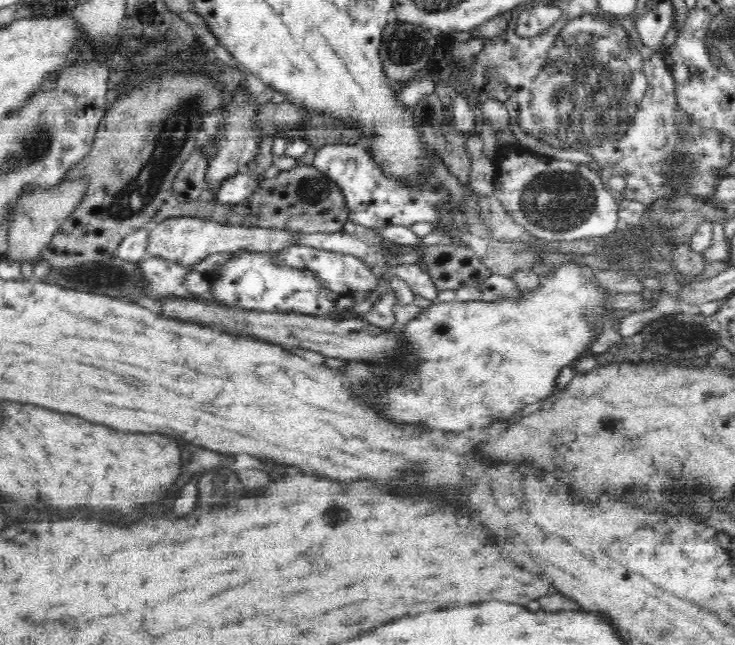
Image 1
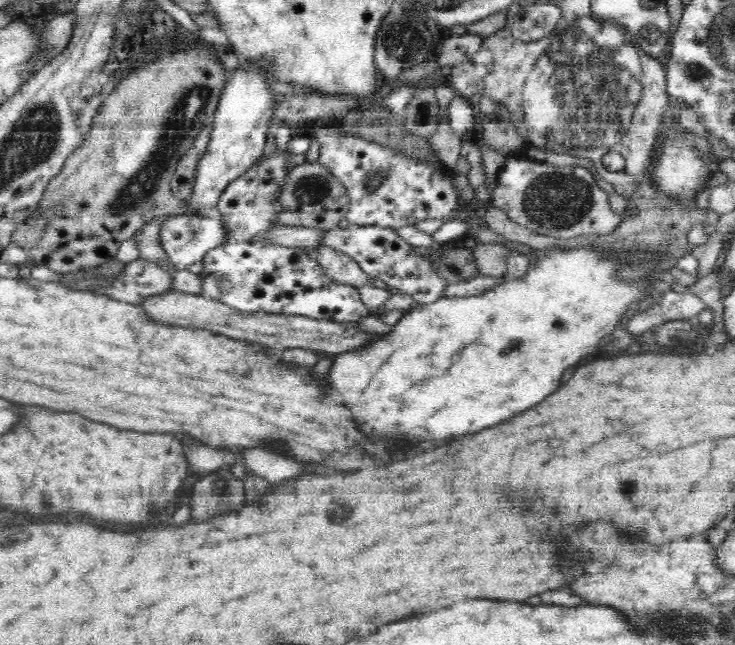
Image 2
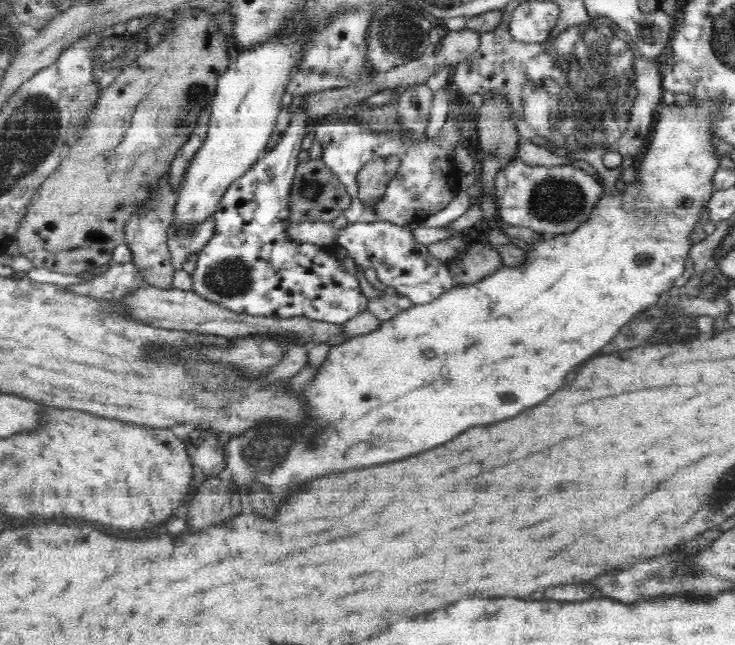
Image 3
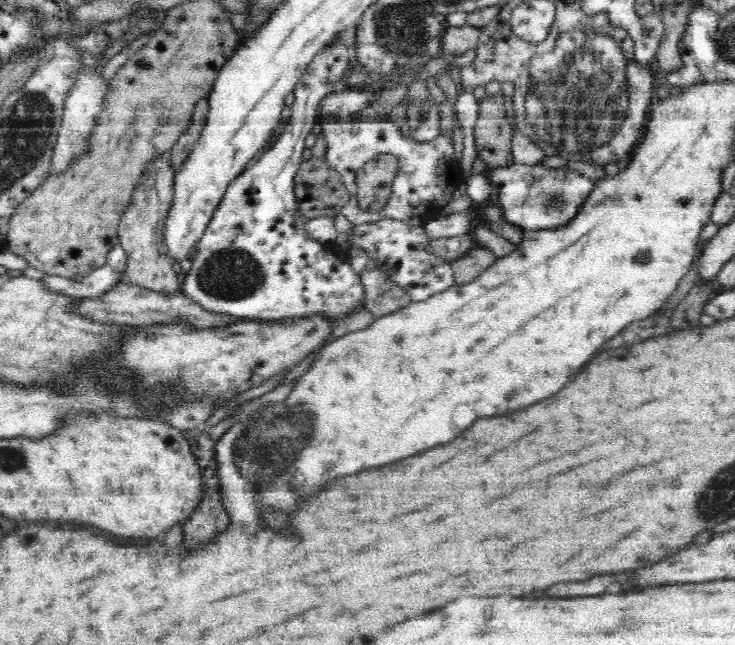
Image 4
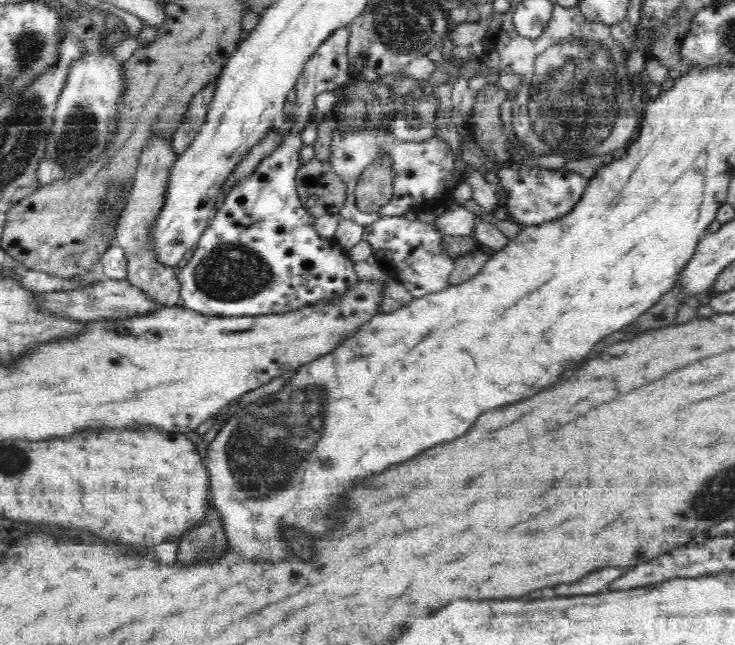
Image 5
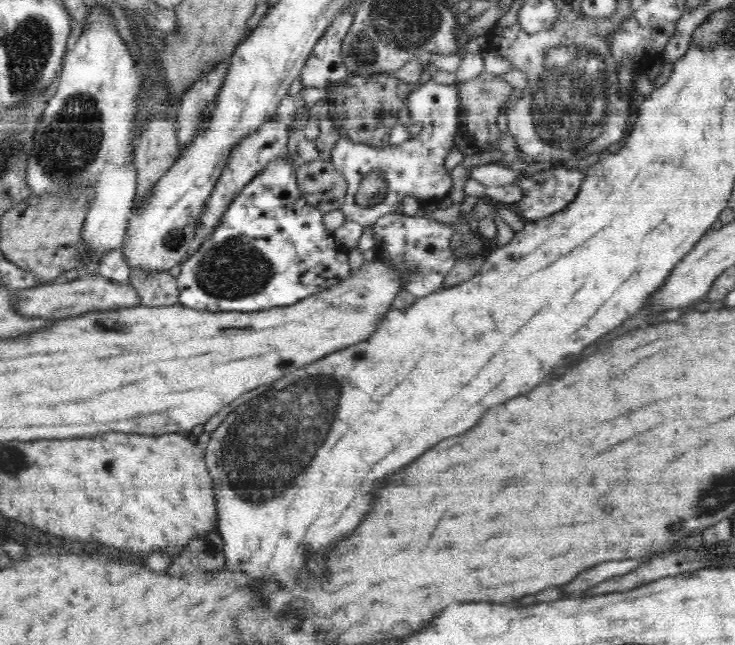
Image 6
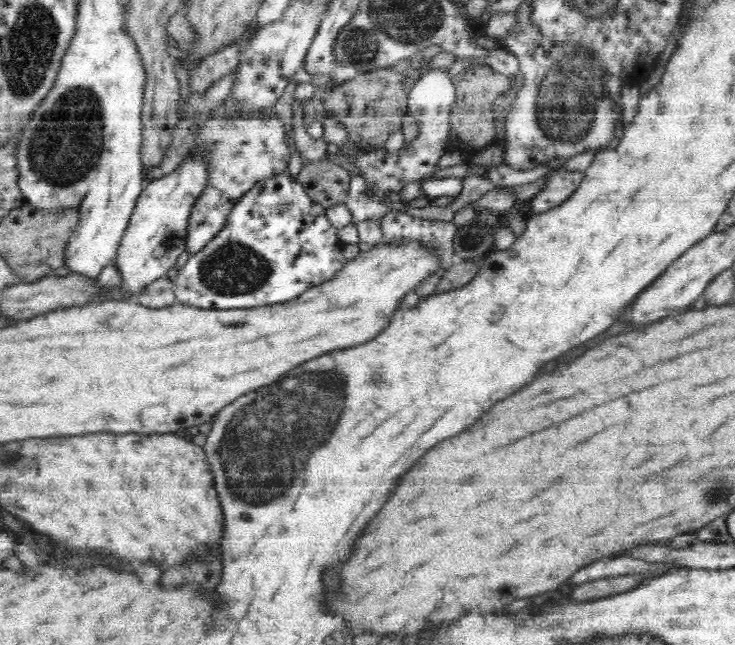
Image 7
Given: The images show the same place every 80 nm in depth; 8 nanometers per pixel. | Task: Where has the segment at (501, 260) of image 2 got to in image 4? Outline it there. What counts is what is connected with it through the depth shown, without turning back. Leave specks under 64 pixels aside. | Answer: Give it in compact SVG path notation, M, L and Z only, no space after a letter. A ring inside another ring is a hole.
M477 246L464 256L450 261L454 269L454 282L456 285L472 282L498 258L491 250Z

